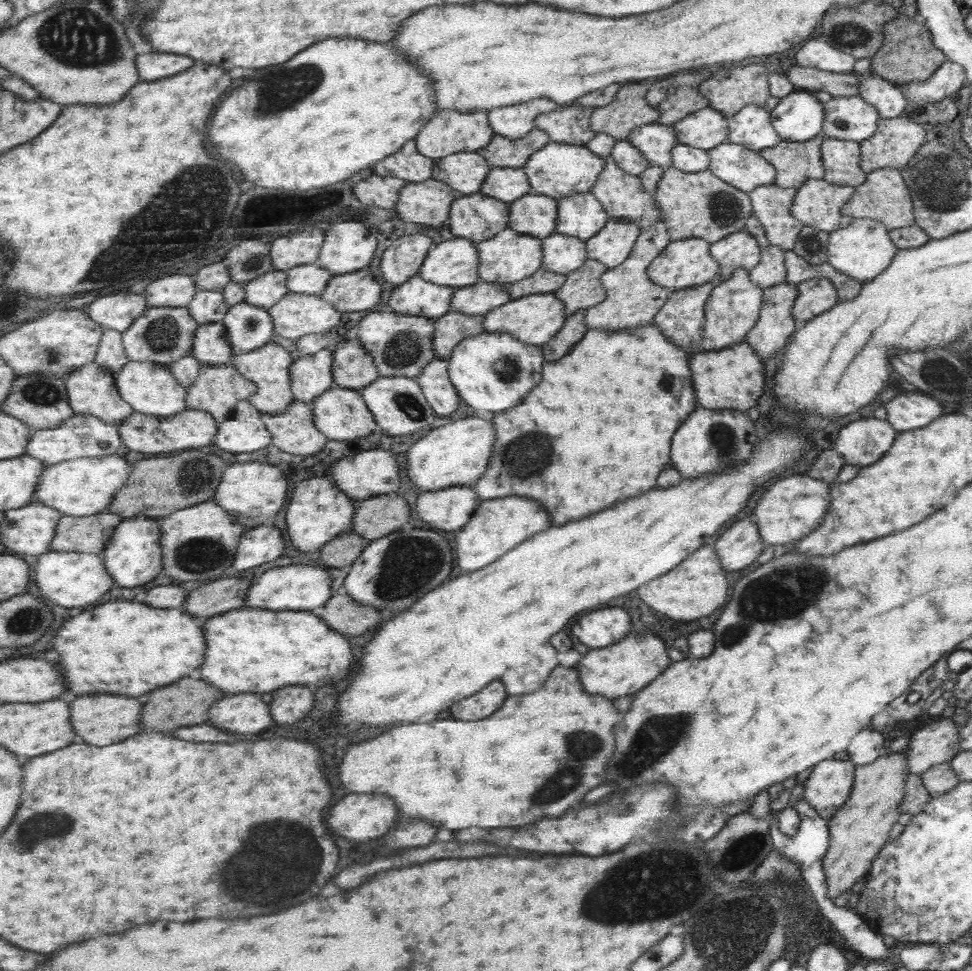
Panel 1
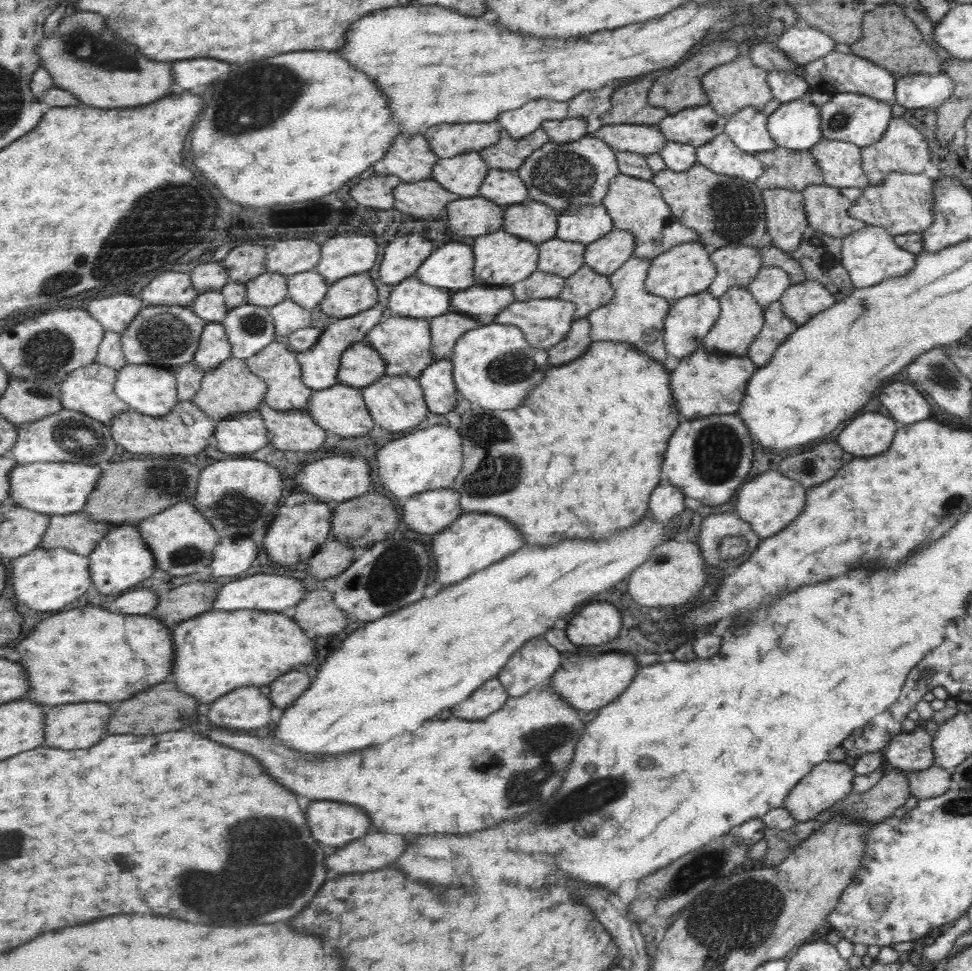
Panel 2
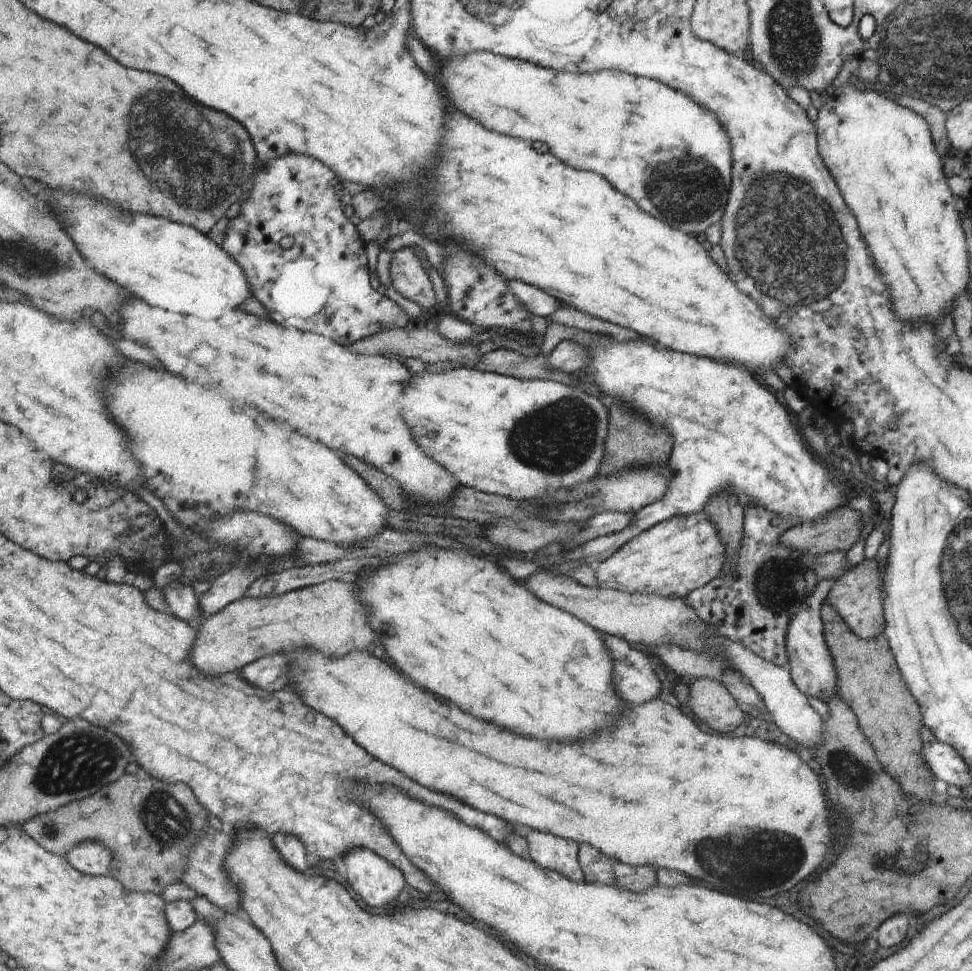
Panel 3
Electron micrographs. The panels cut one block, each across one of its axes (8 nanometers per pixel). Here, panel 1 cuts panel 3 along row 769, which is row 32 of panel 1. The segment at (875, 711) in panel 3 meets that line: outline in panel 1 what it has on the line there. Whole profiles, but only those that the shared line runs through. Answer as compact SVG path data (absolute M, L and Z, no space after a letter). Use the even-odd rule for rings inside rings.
M897 14L881 28L883 28L883 40L881 40L879 50L869 60L871 72L879 74L893 86L903 86L911 80L927 80L943 62L947 62L945 56L941 54L941 50L937 50L933 46L931 34L925 26L909 22L905 18L899 18L899 14Z

